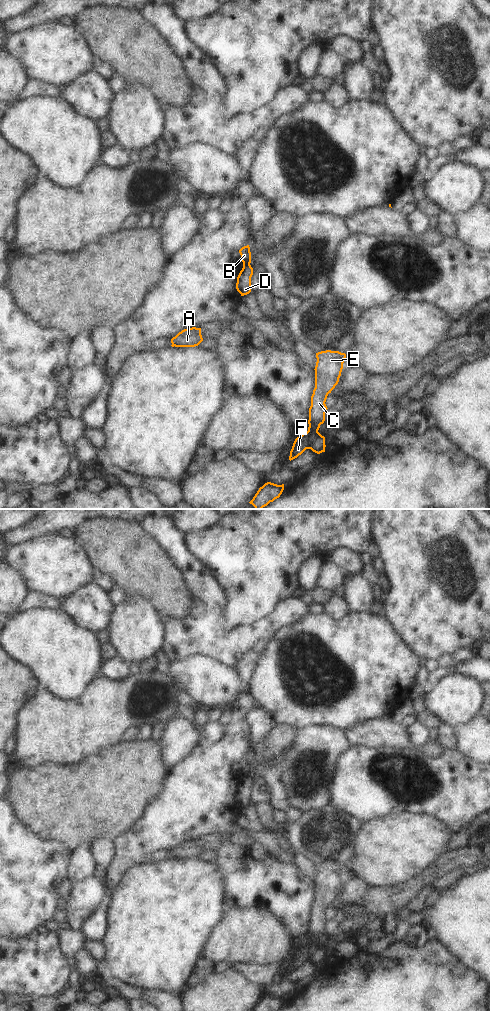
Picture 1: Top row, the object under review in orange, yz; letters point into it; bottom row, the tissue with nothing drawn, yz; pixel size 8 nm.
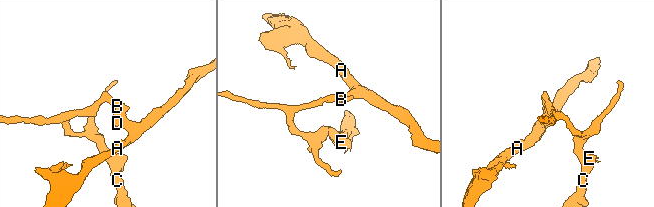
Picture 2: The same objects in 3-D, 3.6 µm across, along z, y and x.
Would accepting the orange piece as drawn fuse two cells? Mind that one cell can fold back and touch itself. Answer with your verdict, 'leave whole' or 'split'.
split

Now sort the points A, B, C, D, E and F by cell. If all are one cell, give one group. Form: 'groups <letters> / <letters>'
groups A D / B C E F

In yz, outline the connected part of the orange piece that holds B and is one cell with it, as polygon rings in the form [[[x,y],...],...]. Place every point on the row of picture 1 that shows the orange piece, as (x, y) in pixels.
[[[249,245],[242,247],[239,250],[239,253],[241,255],[241,261],[243,262],[243,264],[251,263],[251,252]]]

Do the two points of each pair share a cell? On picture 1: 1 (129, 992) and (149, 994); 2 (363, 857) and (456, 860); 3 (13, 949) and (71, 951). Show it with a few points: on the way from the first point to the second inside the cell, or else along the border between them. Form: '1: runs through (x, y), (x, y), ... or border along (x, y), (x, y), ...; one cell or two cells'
1: runs through (134, 993), (144, 994); one cell
2: border along (447, 850), (418, 875); two cells
3: border along (58, 933), (60, 947), (68, 958); two cells

